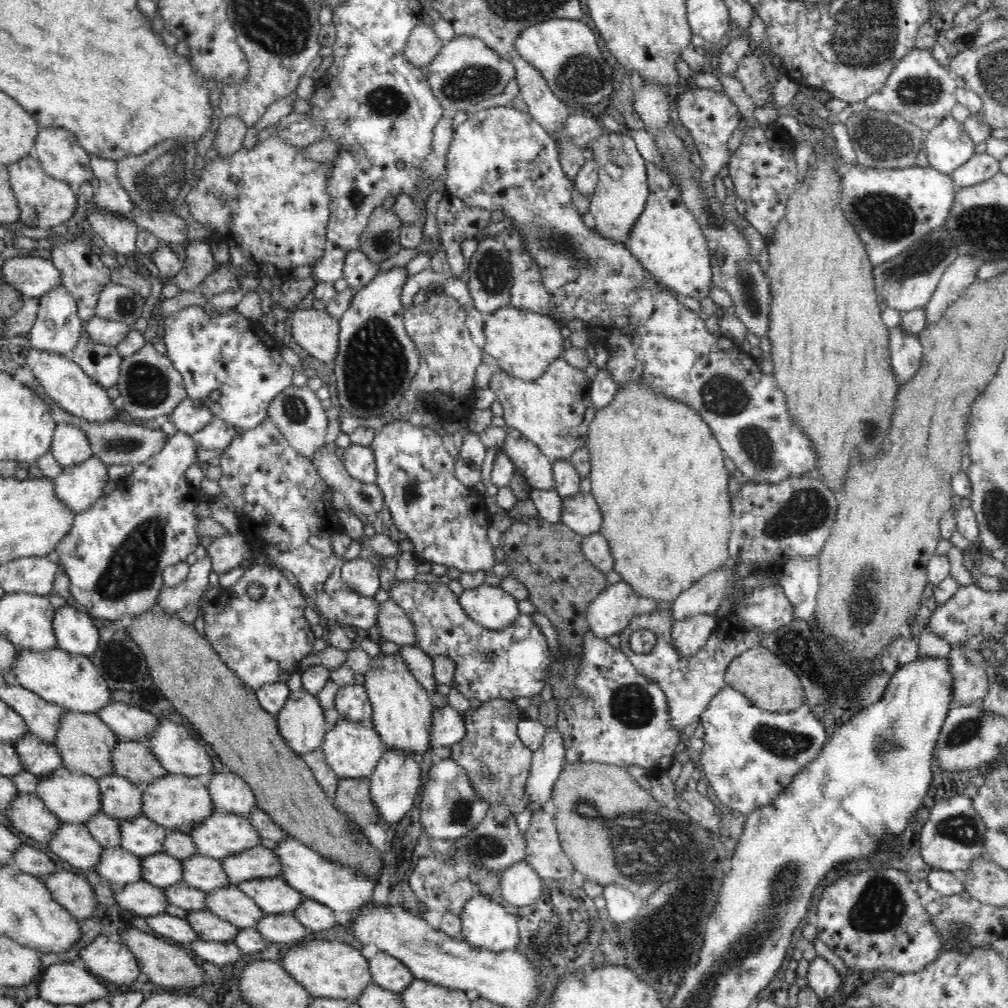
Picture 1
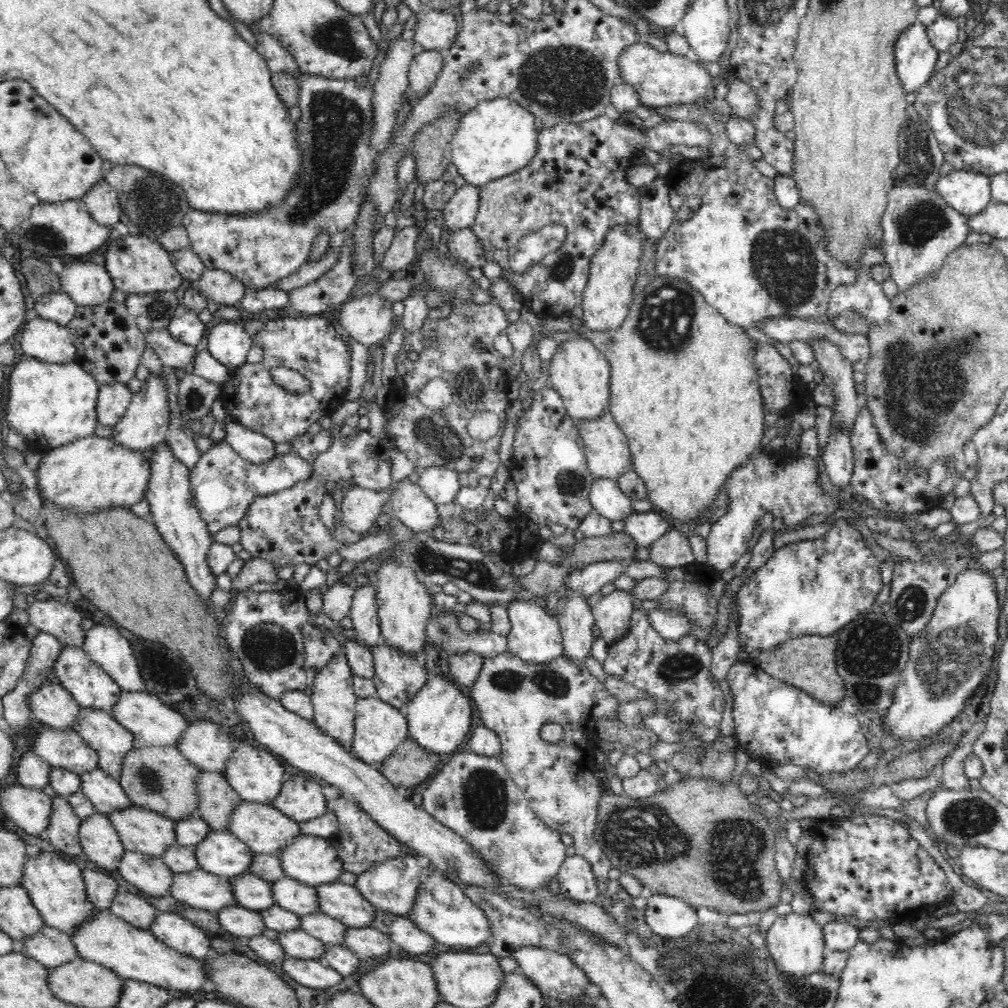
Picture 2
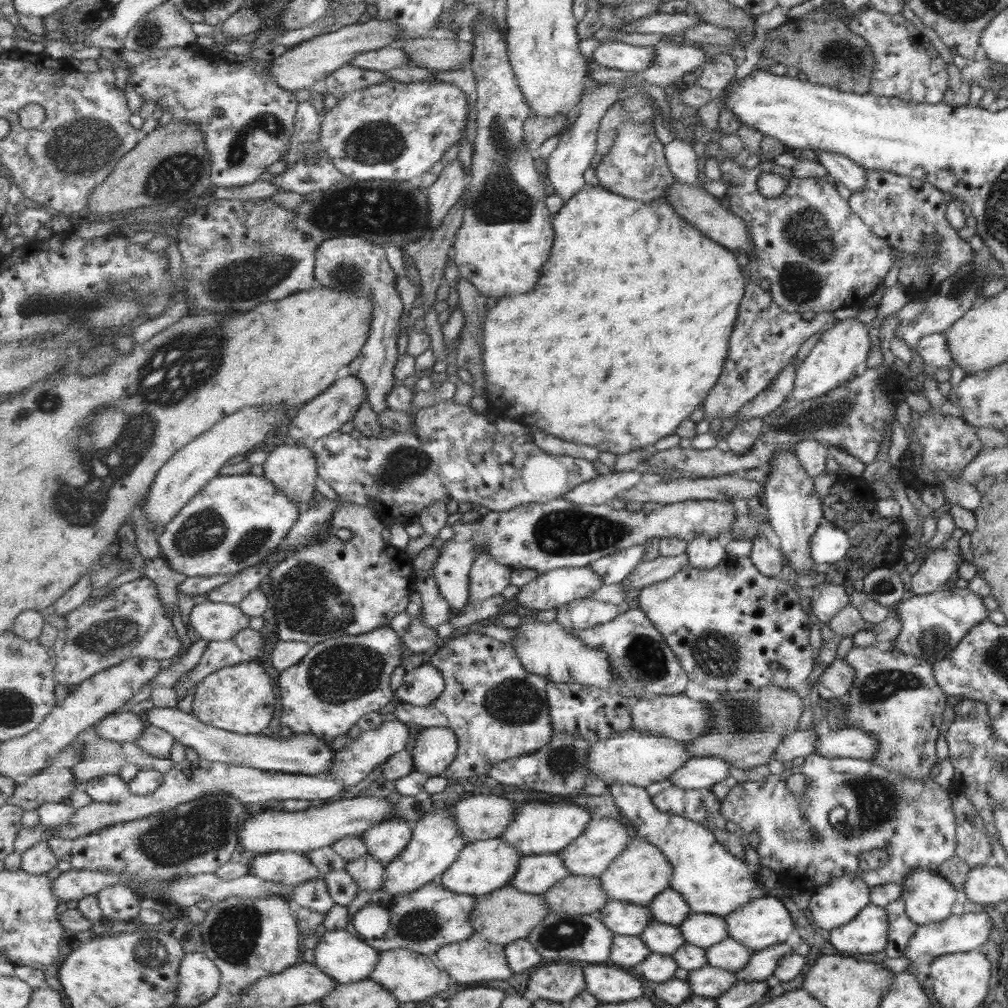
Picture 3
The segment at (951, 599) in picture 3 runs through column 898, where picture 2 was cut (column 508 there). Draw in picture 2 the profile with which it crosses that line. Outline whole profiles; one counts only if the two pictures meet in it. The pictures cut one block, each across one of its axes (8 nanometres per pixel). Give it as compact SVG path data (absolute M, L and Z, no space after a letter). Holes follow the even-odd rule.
M514 598L506 604L508 622L511 624L507 638L507 650L514 656L529 663L550 662L562 656L563 637L559 628L559 620L552 617L533 601Z

